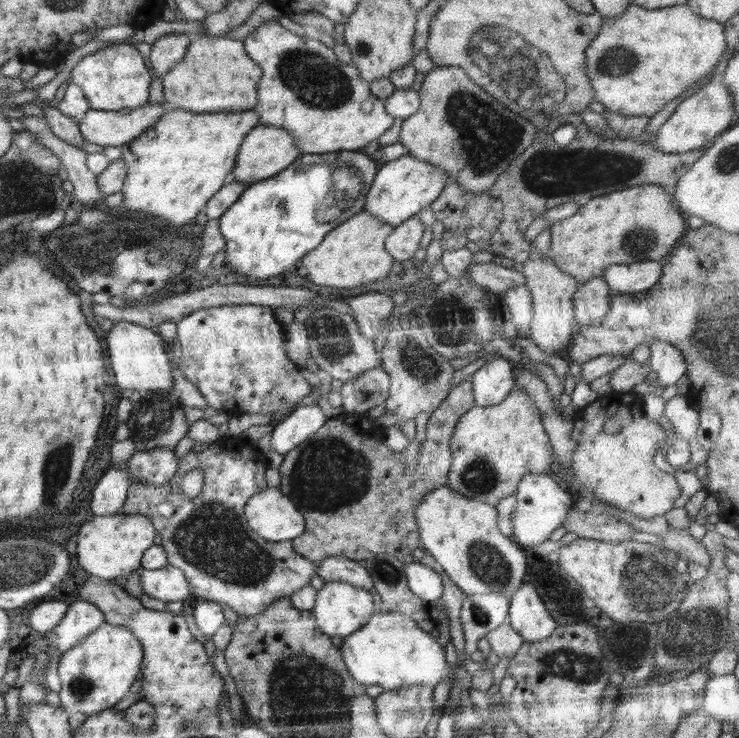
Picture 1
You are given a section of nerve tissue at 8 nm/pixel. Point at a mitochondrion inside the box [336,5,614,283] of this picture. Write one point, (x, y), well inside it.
(521, 69)

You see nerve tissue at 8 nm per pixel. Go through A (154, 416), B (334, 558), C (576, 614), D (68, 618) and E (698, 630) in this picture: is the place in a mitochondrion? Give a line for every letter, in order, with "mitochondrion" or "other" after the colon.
A: mitochondrion
B: other
C: other
D: other
E: mitochondrion

